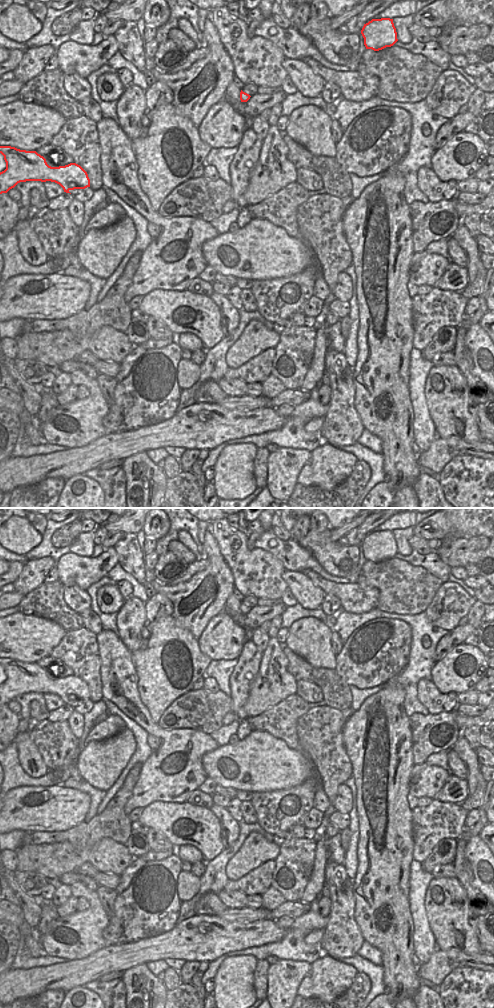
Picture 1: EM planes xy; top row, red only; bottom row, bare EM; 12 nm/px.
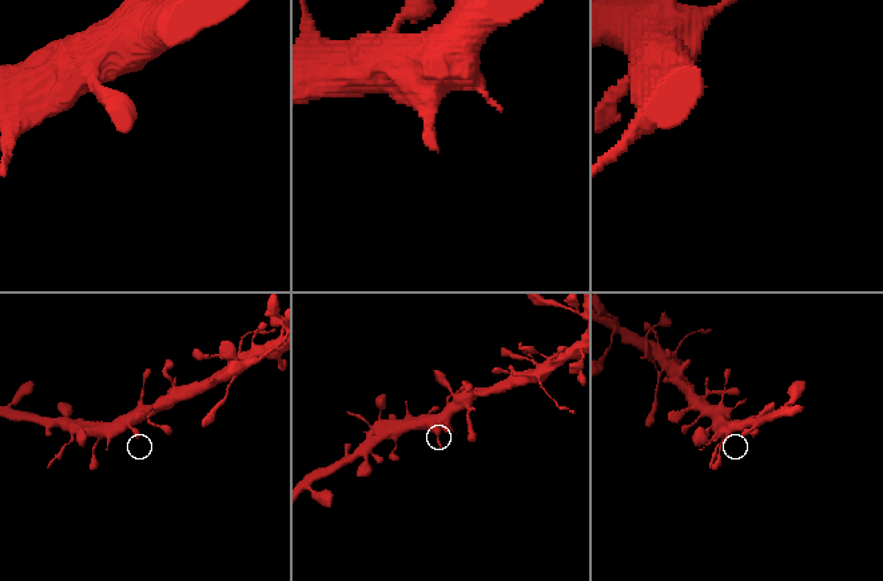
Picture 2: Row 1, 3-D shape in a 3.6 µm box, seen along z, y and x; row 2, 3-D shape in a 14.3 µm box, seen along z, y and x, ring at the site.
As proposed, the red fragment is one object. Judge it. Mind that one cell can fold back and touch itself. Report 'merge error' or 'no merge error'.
no merge error

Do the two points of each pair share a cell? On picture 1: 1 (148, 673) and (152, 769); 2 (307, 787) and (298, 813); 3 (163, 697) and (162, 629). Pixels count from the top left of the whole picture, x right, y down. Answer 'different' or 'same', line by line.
1: different
2: same
3: same

